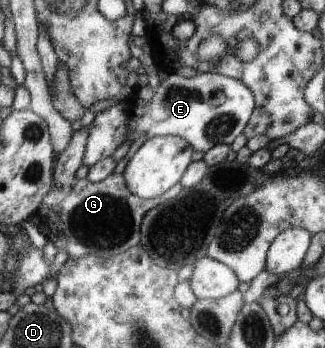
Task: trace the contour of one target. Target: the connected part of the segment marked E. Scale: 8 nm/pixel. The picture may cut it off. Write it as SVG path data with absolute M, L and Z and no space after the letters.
M170 71L168 77L159 83L158 89L153 91L152 103L133 107L133 115L131 115L131 121L127 125L127 137L125 139L131 140L133 143L141 137L147 141L151 139L152 135L179 136L181 139L185 139L194 151L205 153L217 144L231 145L247 127L247 122L254 109L253 91L243 81L211 72L198 72L195 77L185 78L174 71Z

